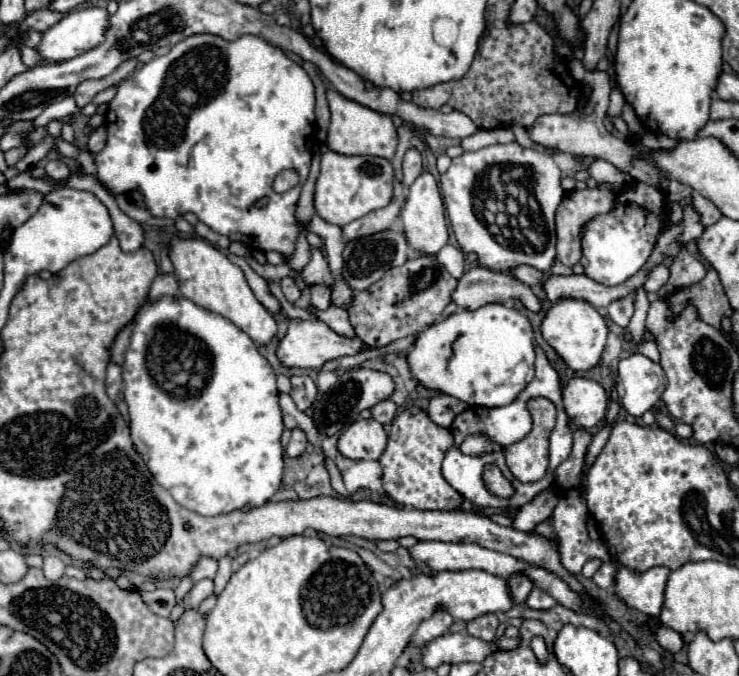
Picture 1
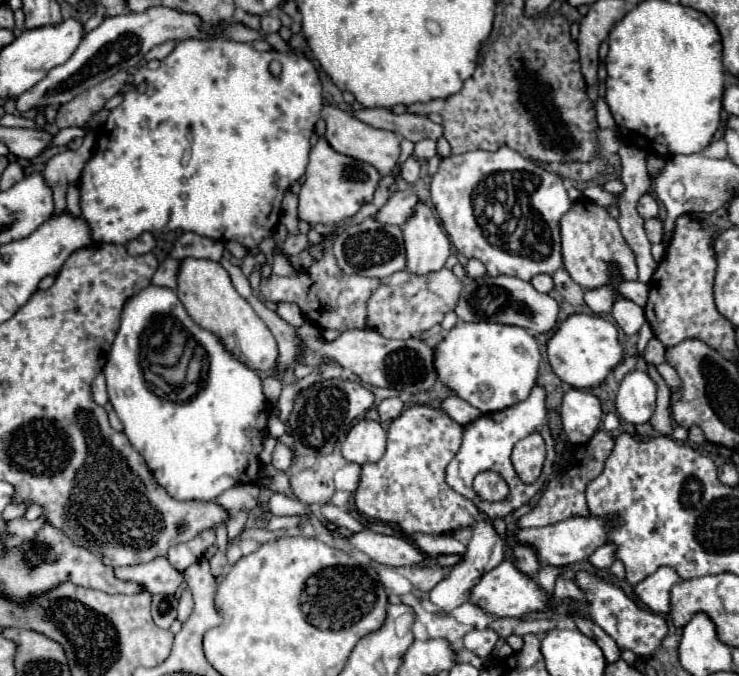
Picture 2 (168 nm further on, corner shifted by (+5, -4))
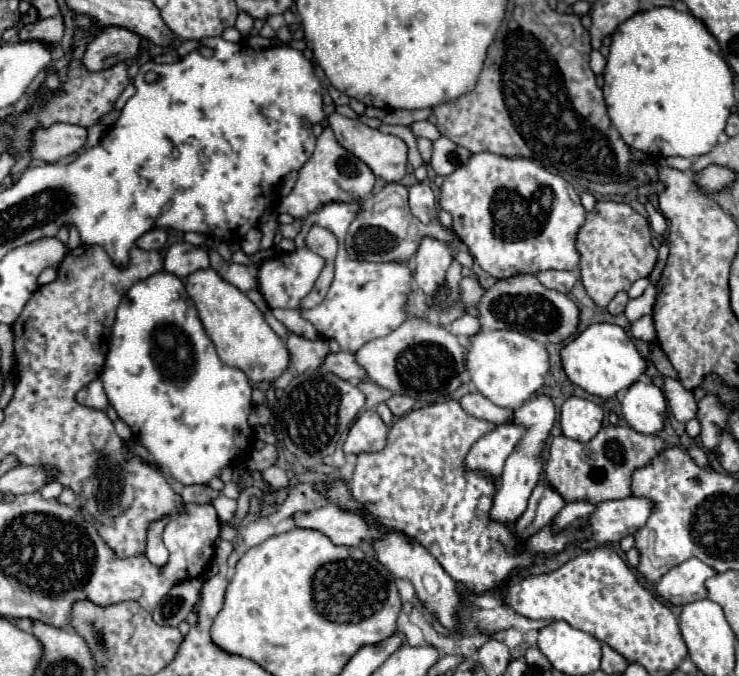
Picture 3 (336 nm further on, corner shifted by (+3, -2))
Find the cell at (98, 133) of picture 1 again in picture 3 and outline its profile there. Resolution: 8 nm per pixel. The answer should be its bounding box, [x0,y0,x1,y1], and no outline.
[136,228,166,250]

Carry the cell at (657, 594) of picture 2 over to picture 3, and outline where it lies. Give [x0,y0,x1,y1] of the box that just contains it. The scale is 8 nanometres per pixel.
[656,558,718,604]

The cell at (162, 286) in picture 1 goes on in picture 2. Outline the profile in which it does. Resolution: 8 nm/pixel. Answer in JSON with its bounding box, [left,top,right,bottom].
[152,260,178,290]

